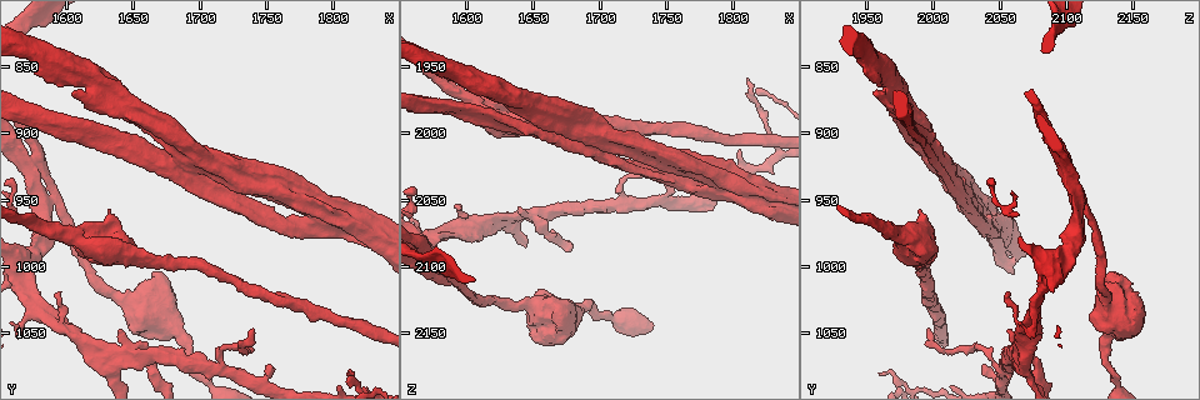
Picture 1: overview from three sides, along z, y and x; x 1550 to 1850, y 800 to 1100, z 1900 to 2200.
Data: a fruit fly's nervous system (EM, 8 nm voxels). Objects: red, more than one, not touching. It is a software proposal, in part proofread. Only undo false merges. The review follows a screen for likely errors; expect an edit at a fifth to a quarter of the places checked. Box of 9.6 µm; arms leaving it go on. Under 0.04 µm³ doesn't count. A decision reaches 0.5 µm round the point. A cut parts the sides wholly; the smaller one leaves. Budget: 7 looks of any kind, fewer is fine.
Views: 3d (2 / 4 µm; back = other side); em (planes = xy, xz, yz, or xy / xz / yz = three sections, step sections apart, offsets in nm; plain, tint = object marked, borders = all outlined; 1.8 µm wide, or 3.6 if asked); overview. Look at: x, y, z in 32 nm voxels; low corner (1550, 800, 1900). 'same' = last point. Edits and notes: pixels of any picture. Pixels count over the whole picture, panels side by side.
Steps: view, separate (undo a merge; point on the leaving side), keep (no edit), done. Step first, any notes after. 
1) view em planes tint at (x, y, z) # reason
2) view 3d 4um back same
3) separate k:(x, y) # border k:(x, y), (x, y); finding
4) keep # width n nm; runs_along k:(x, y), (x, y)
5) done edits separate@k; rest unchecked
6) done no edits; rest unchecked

view 3d 4um at (1608, 896, 1984) # closes a loop

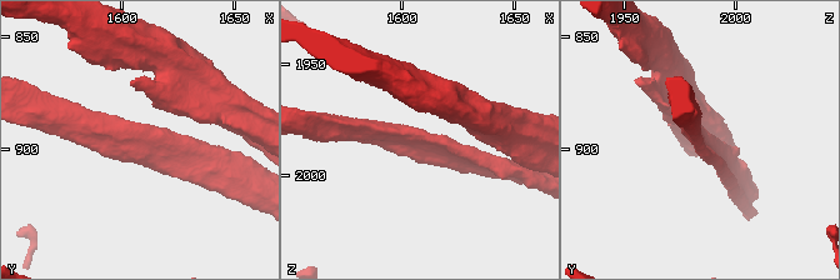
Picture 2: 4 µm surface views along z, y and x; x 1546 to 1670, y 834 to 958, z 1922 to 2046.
view em planes plain at (1610, 894, 1984) # arm_widths 220, 260 nm

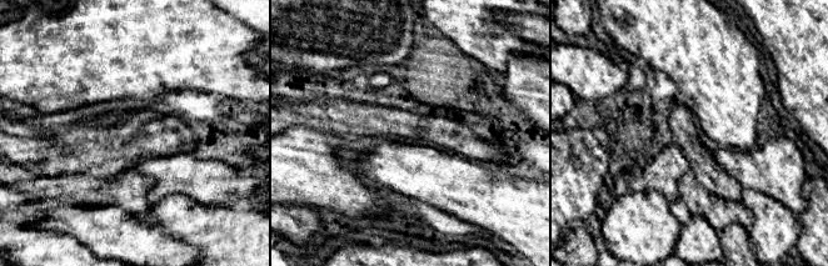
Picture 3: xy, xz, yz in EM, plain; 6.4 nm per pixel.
view em planes tint same

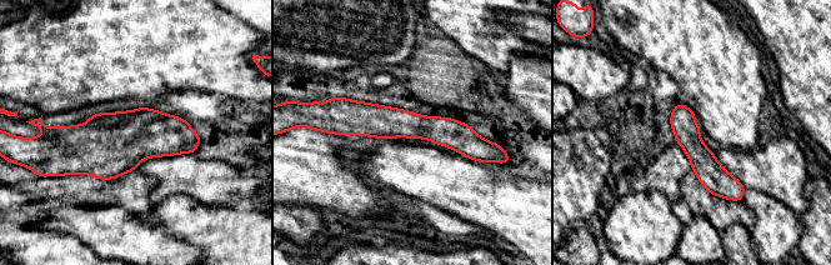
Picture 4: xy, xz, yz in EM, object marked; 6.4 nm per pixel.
keep # width 170 nm; runs_along 4:(338, 125), (410, 124), (486, 145); one cell here

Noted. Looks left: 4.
view 3d 2um back at (1652, 1068, 2060) # branch point

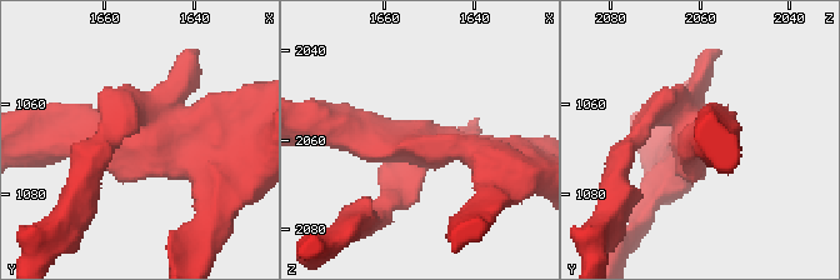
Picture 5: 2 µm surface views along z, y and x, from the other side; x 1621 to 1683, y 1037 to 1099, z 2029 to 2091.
view em xz step 4 tint at (1653, 1068, 2061) # arms 3; arm_widths 190, 280, 280 nm

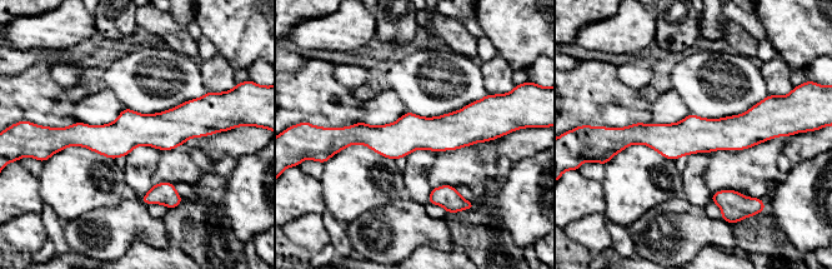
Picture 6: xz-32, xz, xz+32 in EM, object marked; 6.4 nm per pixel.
view em planes tint same # cut it another way

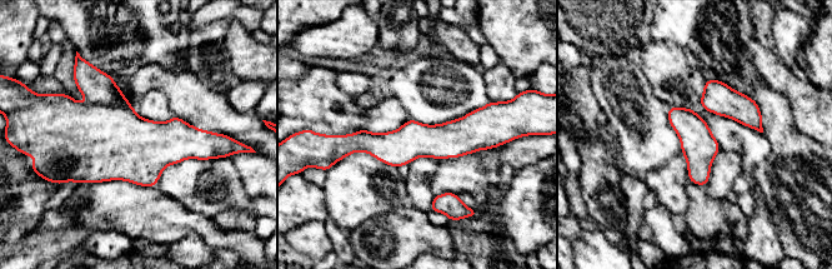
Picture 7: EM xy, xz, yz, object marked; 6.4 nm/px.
separate 7:(96, 86) # border 7:(88, 101), (131, 109); two cells meet here

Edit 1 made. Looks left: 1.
view em 3.6um planes tint at (1632, 988, 1982) # three arms meet

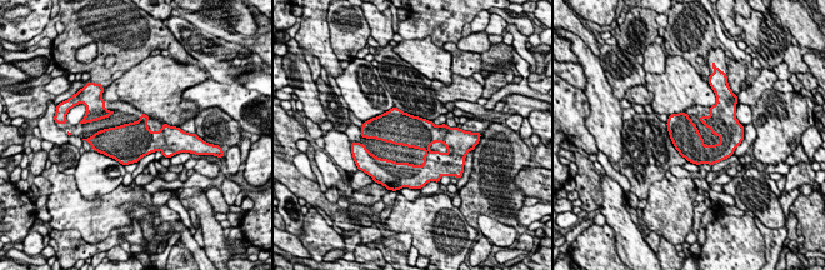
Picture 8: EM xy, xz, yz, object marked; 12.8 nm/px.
keep # width 360 nm; one cell here

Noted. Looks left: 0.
done edits separate@7; rest unchecked

